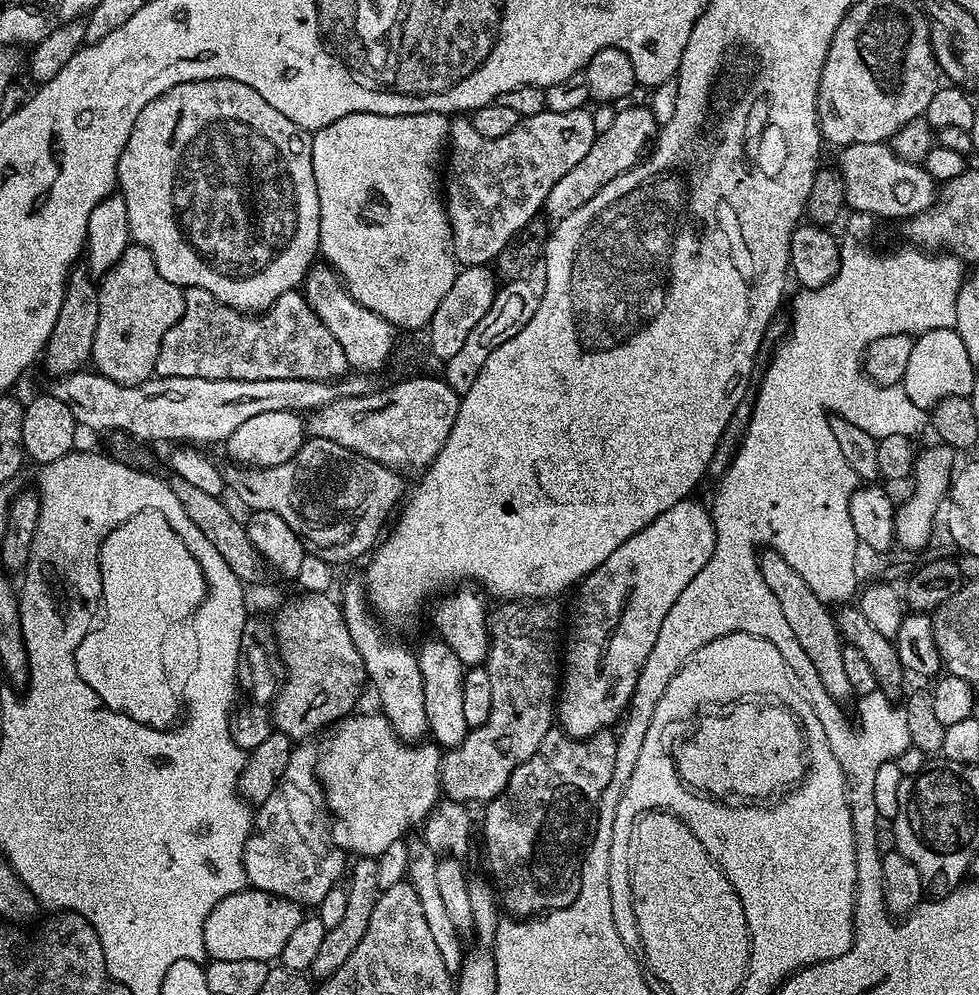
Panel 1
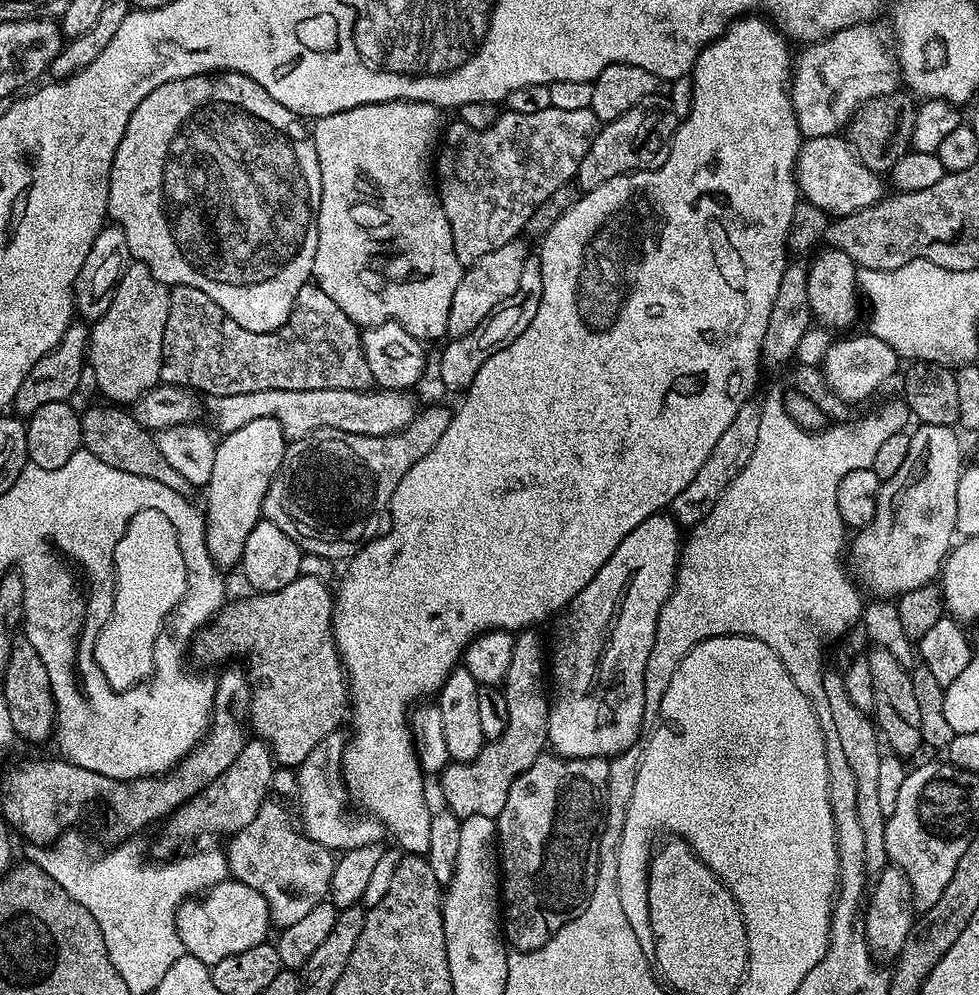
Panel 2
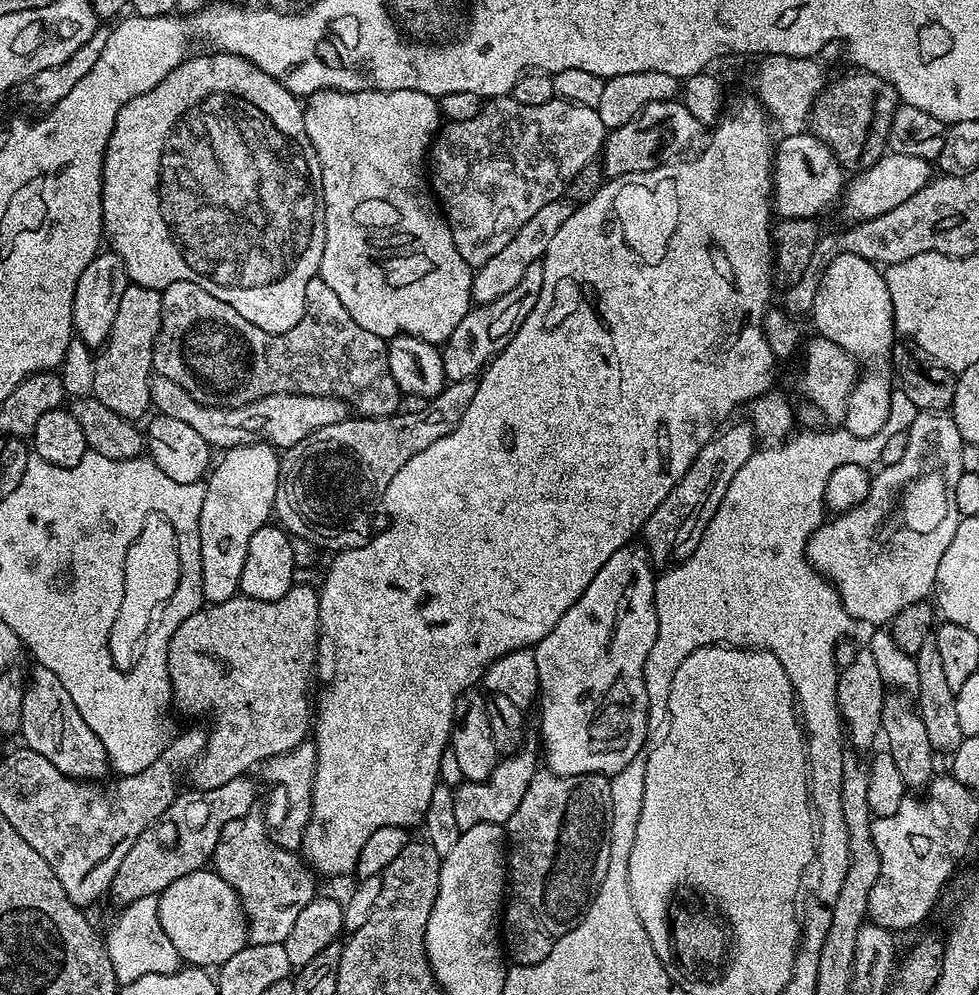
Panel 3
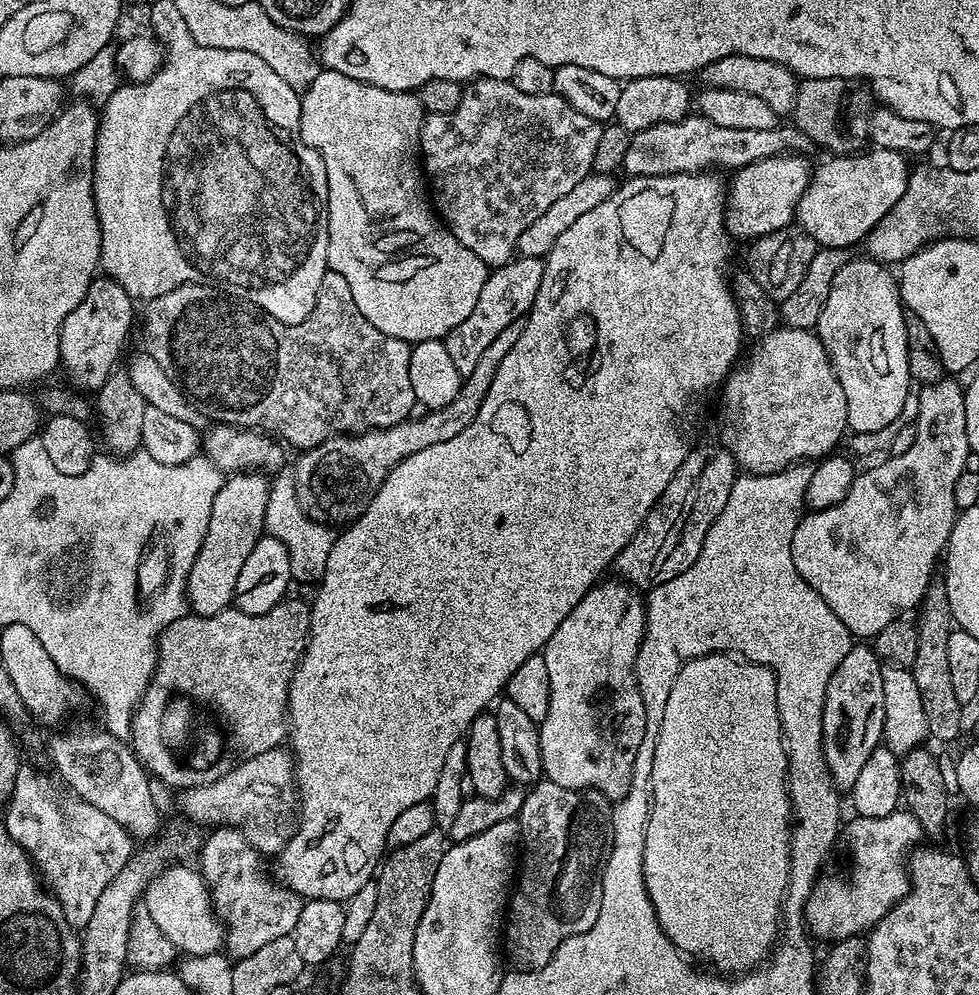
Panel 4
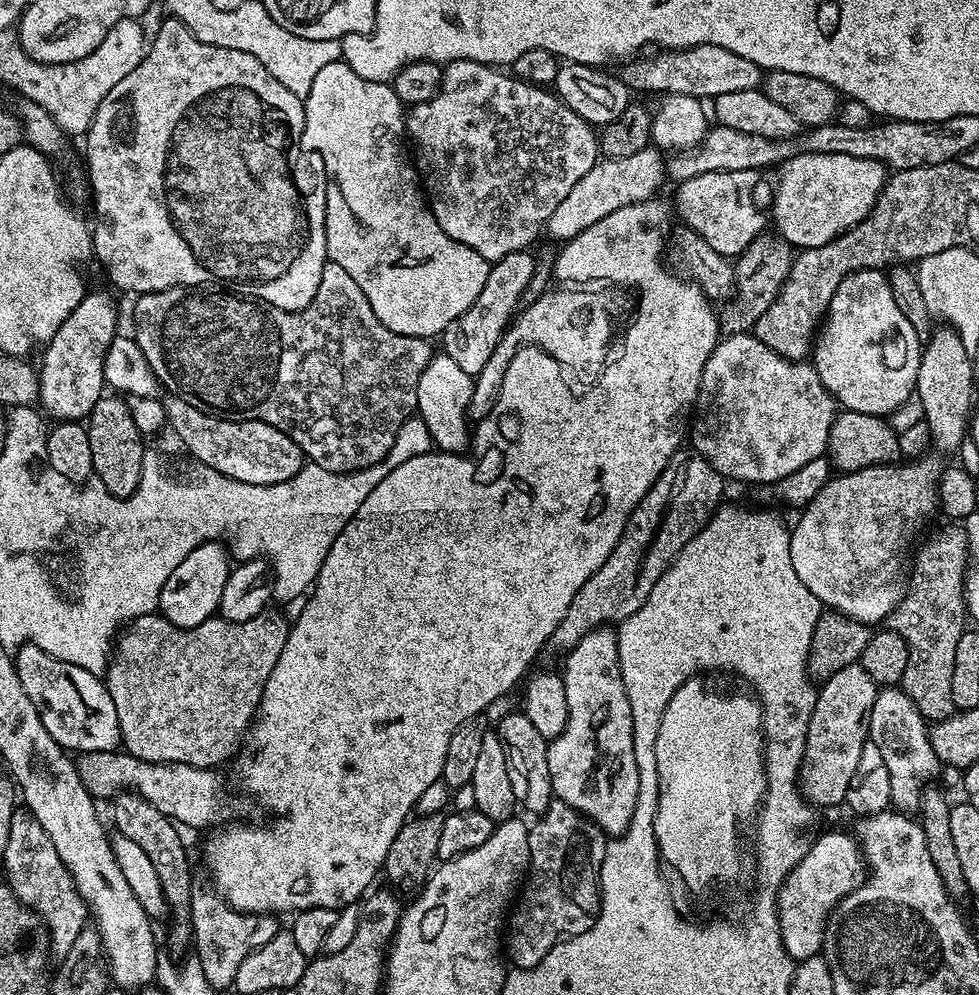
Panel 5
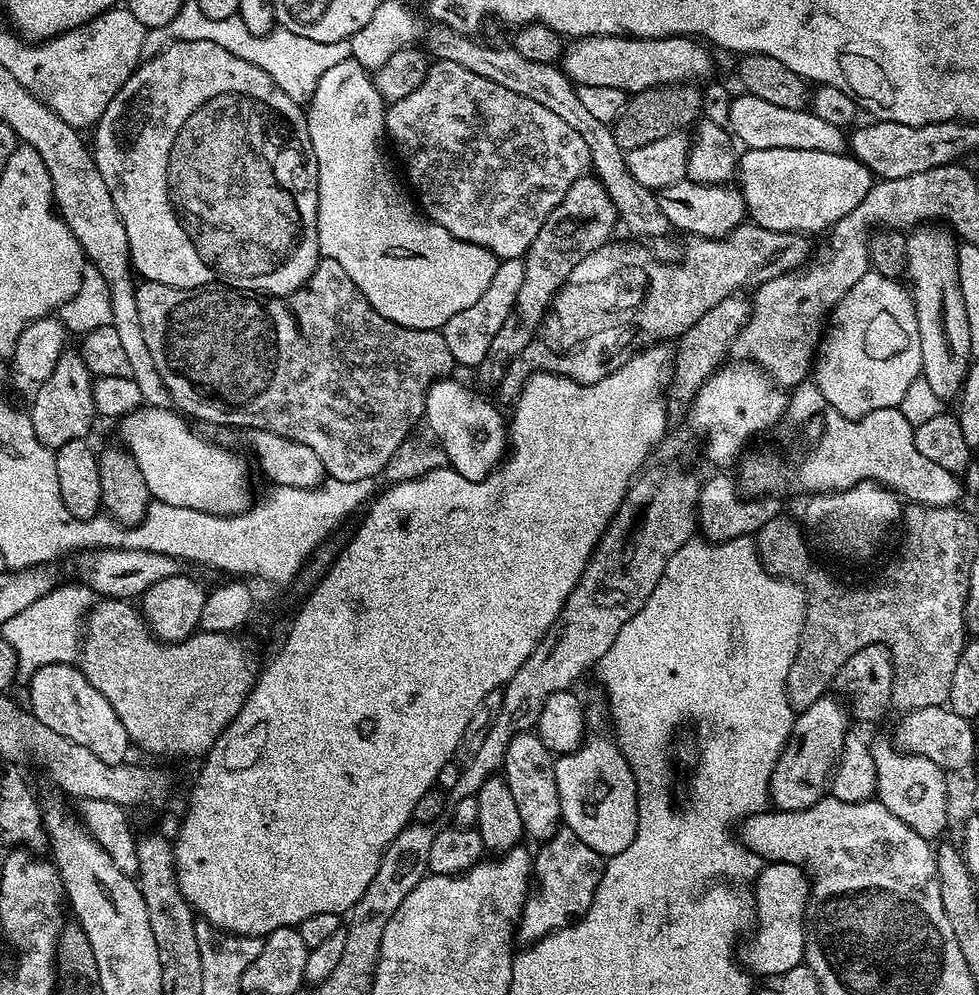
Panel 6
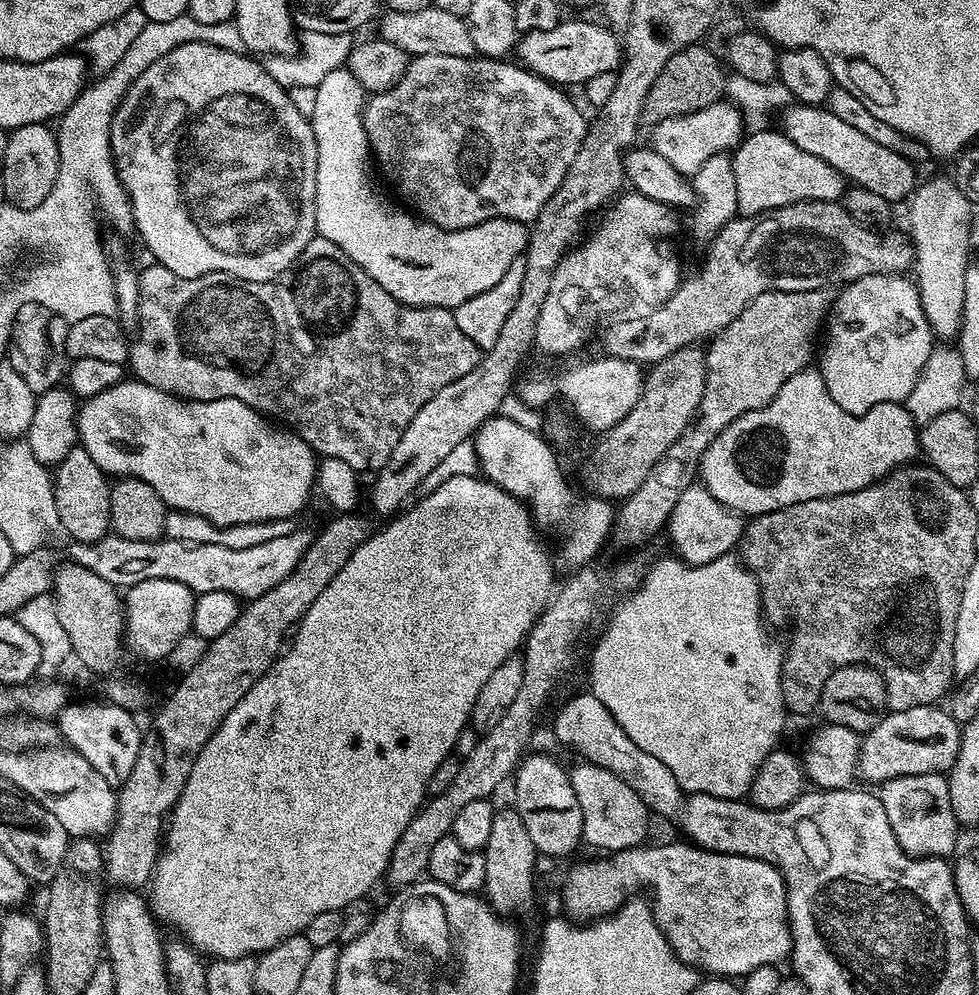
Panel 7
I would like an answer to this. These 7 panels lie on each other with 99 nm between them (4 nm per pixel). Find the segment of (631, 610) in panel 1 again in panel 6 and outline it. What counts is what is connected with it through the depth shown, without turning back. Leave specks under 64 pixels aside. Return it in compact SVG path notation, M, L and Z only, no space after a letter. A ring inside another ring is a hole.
M589 735L580 747L557 755L554 778L558 782L563 827L578 834L586 846L607 858L634 842L640 809L636 801L636 779L620 745L611 735Z

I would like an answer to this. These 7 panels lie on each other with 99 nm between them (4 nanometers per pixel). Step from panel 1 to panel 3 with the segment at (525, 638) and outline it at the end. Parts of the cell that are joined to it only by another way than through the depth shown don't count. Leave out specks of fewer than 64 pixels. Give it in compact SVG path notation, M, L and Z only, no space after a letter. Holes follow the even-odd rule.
M529 746L505 755L497 763L495 770L482 782L469 780L454 791L454 818L461 830L479 824L507 825L508 820L518 810L518 802L522 802L526 794L526 786L530 786L530 778L538 770L538 752ZM537 760L537 764L536 764Z

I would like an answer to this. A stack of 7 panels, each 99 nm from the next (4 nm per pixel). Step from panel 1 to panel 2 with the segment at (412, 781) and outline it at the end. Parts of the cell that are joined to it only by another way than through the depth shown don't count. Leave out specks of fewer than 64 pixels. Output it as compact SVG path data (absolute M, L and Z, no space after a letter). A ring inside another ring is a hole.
M337 730L322 738L322 742L318 742L318 746L314 746L314 750L306 754L300 767L295 769L295 787L300 788L298 820L304 835L321 844L323 848L333 849L340 854L354 850L355 847L380 844L383 836L386 836L384 825L375 816L371 814L351 816L348 813L350 797L344 784L346 736L342 733L343 731Z

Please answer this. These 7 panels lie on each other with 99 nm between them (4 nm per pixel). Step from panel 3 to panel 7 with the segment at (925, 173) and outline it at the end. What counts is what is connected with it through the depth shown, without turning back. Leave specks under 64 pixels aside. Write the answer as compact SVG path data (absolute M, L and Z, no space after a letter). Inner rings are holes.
M781 131L752 132L741 139L731 153L734 183L738 186L737 213L744 218L763 216L775 208L790 206L803 200L839 201L844 195L846 180L821 158L800 150Z

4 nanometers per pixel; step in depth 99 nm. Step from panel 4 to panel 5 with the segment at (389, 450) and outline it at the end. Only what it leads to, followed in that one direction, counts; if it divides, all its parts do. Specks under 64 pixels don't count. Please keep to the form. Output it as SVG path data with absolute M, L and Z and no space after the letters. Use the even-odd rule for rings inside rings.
M555 290L539 296L537 300L527 303L515 317L513 323L502 334L497 346L494 346L494 354L490 354L490 359L486 361L486 366L474 377L474 387L472 389L472 401L468 407L468 415L473 421L479 422L486 419L490 410L494 410L494 402L498 402L498 392L502 390L502 380L506 378L506 369L510 362L518 354L518 350L523 347L537 347L550 354L561 367L573 370L577 380L591 386L601 373L606 369L610 355L605 345L608 338L607 327L598 324L594 328L580 322L572 326L562 326L562 308L572 308L568 306L569 296L558 294Z

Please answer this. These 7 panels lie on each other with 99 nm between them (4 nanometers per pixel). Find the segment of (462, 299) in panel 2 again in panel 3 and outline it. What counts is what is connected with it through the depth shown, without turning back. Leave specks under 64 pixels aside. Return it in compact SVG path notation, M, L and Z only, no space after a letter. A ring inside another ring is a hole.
M558 199L542 206L542 210L538 210L538 214L533 214L530 222L526 222L526 226L522 226L522 230L518 230L518 234L514 234L514 238L510 238L510 242L506 242L506 246L502 246L502 250L498 250L498 254L494 254L494 258L490 258L490 262L486 262L473 271L473 305L489 304L502 298L502 294L510 294L510 290L514 290L514 286L518 286L522 274L526 274L530 262L543 261L550 241L553 240L554 234L558 234L558 226L562 226L562 222L566 222L566 218L570 218L571 213L572 208L563 199Z

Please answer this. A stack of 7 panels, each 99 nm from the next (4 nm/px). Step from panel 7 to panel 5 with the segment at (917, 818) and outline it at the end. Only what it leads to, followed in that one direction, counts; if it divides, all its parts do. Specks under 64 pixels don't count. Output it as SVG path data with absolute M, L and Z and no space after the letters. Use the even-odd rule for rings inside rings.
M884 686L874 698L874 710L870 710L868 739L878 746L890 773L890 798L892 804L905 814L912 814L920 807L924 789L942 771L940 759L934 754L934 746L928 737L930 728L923 714L910 702L910 698L899 686Z

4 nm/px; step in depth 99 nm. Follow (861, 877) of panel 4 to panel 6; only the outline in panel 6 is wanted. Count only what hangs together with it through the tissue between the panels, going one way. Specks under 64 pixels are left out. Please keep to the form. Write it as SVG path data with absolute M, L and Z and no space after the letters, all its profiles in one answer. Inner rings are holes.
M769 863L761 867L760 875L754 881L754 895L756 897L756 923L750 939L753 944L748 948L748 964L757 977L773 976L779 978L785 976L794 966L805 963L804 943L808 937L808 898L810 895L810 876L803 868L796 864Z

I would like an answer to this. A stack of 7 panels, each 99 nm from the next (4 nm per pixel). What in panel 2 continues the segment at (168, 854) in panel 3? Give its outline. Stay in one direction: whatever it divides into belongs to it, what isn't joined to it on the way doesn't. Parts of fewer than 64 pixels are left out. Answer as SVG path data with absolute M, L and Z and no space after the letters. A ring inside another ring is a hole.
M259 738L249 739L242 754L234 758L232 765L221 776L204 787L200 795L192 797L175 810L171 817L172 829L168 832L169 846L176 848L194 839L199 832L212 832L215 828L220 832L235 834L250 826L250 822L254 822L254 814L258 814L265 800L269 799L271 792L268 791L272 788L272 780L274 784L277 772L272 745Z

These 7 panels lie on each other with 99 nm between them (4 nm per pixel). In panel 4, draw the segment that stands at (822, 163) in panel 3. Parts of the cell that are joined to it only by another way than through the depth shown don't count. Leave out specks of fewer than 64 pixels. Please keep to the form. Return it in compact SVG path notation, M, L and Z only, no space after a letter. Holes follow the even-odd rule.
M785 154L754 162L731 173L732 184L726 188L724 225L737 241L751 242L774 230L789 227L796 219L796 207L808 185L810 164L800 154Z

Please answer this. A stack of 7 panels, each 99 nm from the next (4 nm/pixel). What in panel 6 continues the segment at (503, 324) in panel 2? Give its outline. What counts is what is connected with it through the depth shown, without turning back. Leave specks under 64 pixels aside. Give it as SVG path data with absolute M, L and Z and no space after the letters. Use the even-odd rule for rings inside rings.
M523 259L500 260L494 270L494 279L490 281L490 286L486 286L482 298L478 298L474 306L454 314L454 318L450 318L450 322L444 324L442 331L446 338L446 346L450 346L450 354L457 365L465 364L468 370L472 370L482 362L482 358L486 358L486 350L490 350L494 334L502 330L502 322L506 322L510 310L514 310L514 302L518 299L518 289L522 286L525 274L526 266Z

